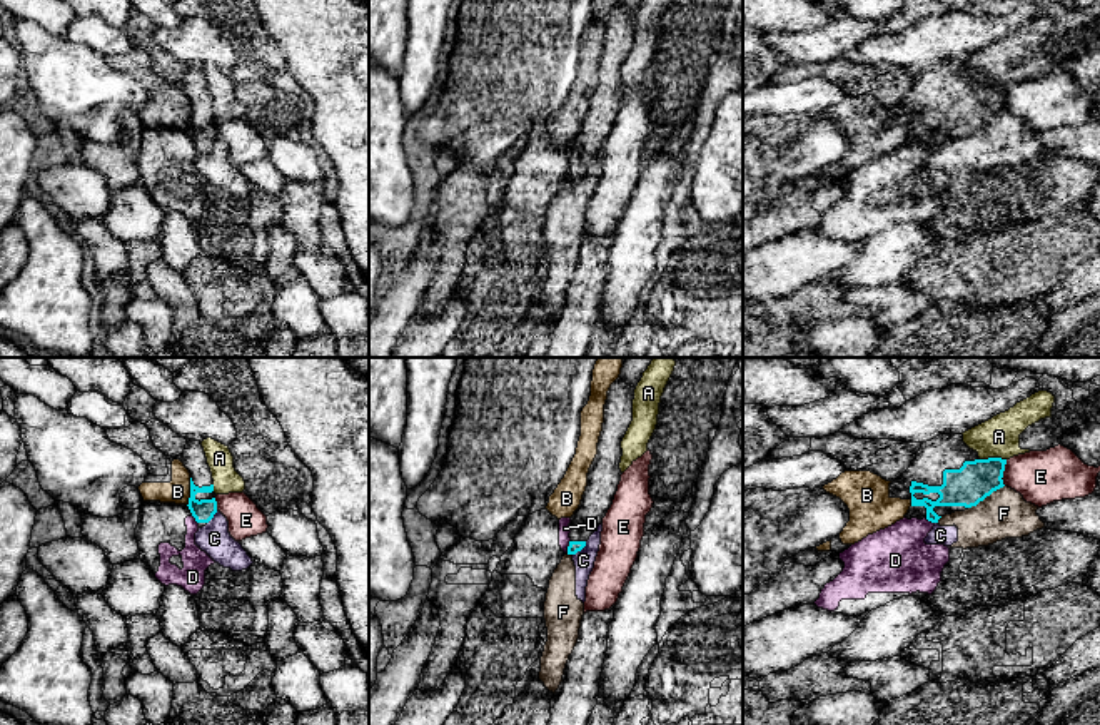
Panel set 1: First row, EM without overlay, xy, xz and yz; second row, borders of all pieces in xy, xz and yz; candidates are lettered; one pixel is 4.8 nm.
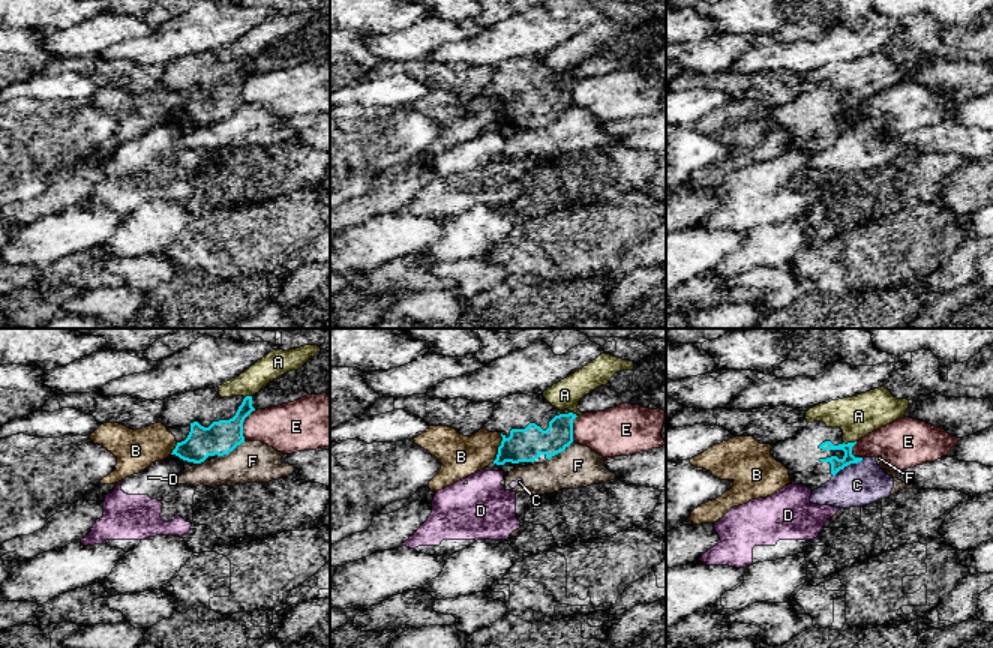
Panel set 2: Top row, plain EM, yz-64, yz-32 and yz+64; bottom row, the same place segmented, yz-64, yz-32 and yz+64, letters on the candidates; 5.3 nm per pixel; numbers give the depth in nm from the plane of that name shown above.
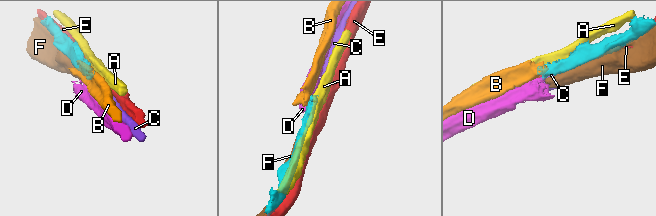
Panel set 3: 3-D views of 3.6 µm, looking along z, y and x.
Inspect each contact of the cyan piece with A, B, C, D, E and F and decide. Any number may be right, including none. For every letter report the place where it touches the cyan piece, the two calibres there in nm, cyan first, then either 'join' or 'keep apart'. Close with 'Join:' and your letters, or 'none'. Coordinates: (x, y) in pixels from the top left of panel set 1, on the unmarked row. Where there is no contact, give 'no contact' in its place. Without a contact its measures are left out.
A: yz (992, 84) | 190/190 nm | keep apart
B: xy (191, 117) | 110/120 nm | keep apart
C: xz (580, 176) | 60/100 nm | keep apart
D: xz (568, 172) | 60/60 nm | keep apart
E: yz (1002, 99) | 190/260 nm | keep apart
F: yz (985, 122) | 190/220 nm | keep apart
Join: none

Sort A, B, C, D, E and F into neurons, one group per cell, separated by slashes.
A / B / C F / D / E

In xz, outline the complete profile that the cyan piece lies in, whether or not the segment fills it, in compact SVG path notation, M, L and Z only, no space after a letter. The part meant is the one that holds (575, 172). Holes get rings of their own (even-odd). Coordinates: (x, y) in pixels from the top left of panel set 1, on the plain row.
M618 3L604 30L604 48L598 68L598 80L588 99L588 112L579 134L571 142L568 180L576 180L586 172L589 162L603 149L613 130L621 107L621 67L633 47L634 15Z

